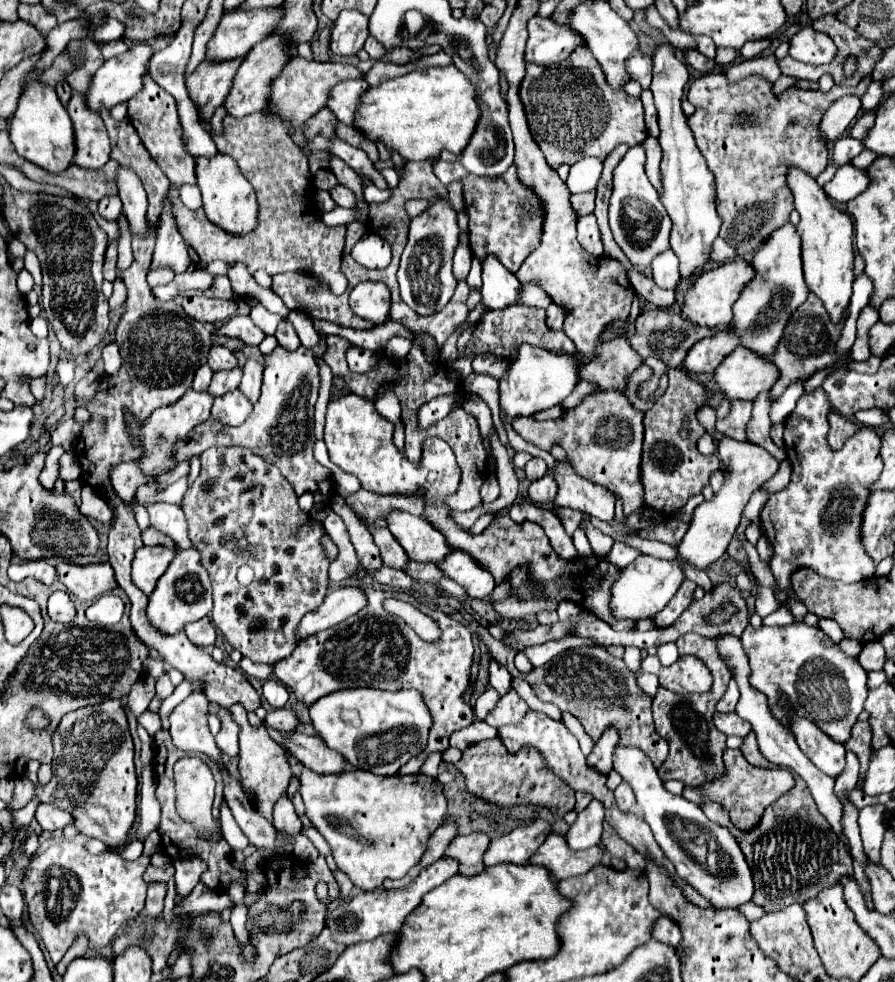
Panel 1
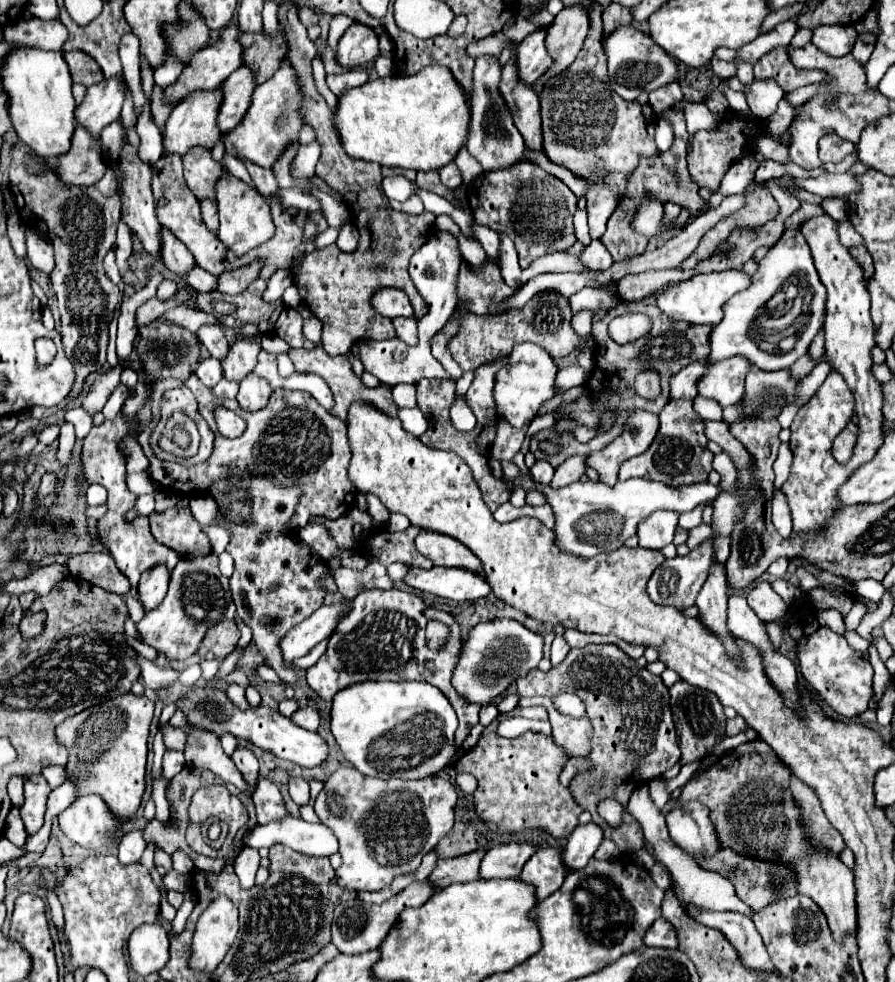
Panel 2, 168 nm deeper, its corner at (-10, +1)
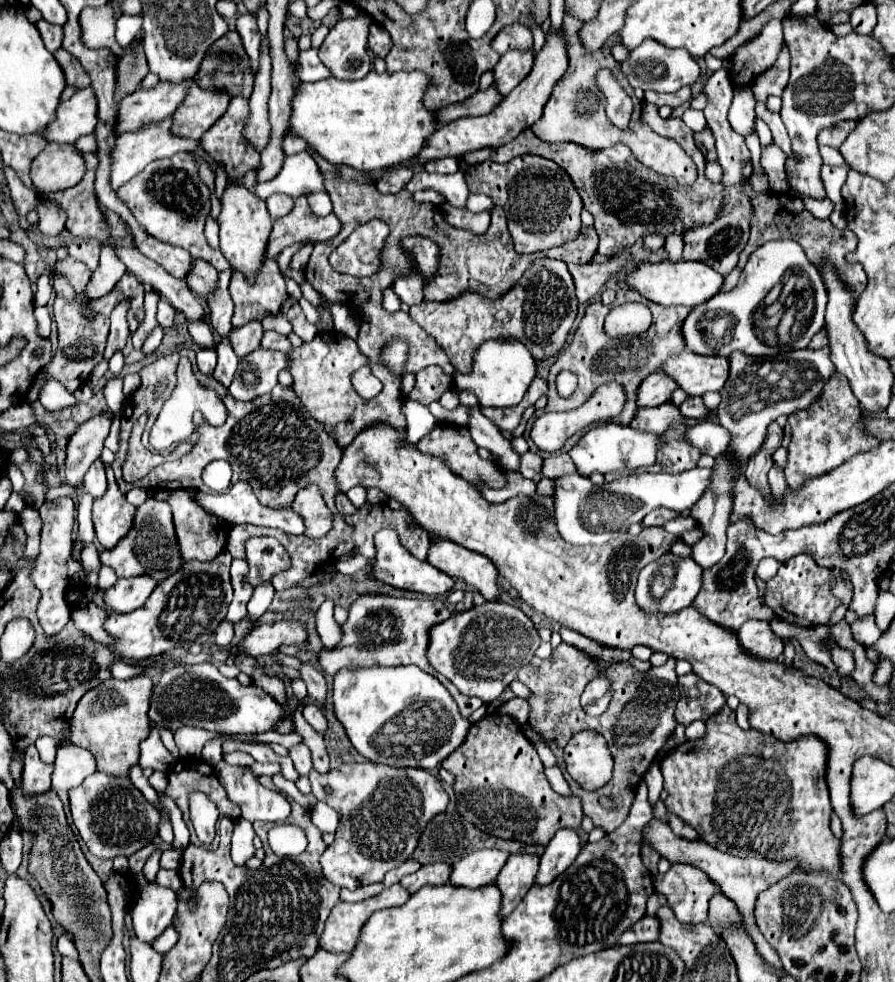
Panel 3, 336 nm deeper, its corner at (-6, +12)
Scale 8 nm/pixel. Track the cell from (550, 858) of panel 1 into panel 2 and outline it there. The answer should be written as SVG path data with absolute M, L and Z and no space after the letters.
M542 847L538 849L524 865L520 879L526 883L532 883L536 887L536 897L542 901L566 879L568 869L562 861L562 849L560 847Z

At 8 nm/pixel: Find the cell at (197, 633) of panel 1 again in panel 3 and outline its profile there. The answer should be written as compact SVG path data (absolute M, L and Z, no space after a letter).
M222 622L214 634L214 642L218 646L230 646L232 644L232 638L234 638L234 630L232 630L232 624L230 622Z

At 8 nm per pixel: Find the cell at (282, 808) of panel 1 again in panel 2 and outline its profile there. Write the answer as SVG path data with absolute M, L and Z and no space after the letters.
M290 779L288 789L290 789L292 801L294 801L298 807L302 807L302 805L308 803L308 799L310 799L310 793L308 793L308 791L310 791L310 789L308 789L308 781L306 781L306 779Z

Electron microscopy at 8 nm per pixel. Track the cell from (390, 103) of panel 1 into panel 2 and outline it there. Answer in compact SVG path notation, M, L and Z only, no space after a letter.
M428 65L416 75L378 77L338 99L334 125L350 157L414 171L440 169L466 145L470 103L448 67Z

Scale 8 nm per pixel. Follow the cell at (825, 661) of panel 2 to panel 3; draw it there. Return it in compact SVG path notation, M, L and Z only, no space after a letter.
M828 642L832 646L832 656L834 656L834 662L838 666L838 674L840 678L846 678L850 682L850 672L854 670L854 658L852 658L852 652L850 650L844 650L844 648L838 648L834 646L832 642Z

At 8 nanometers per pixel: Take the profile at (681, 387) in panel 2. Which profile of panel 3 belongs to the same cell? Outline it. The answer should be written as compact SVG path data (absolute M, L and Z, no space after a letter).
M646 376L638 388L638 408L652 408L660 406L670 400L674 392L674 380L666 380L664 376Z

